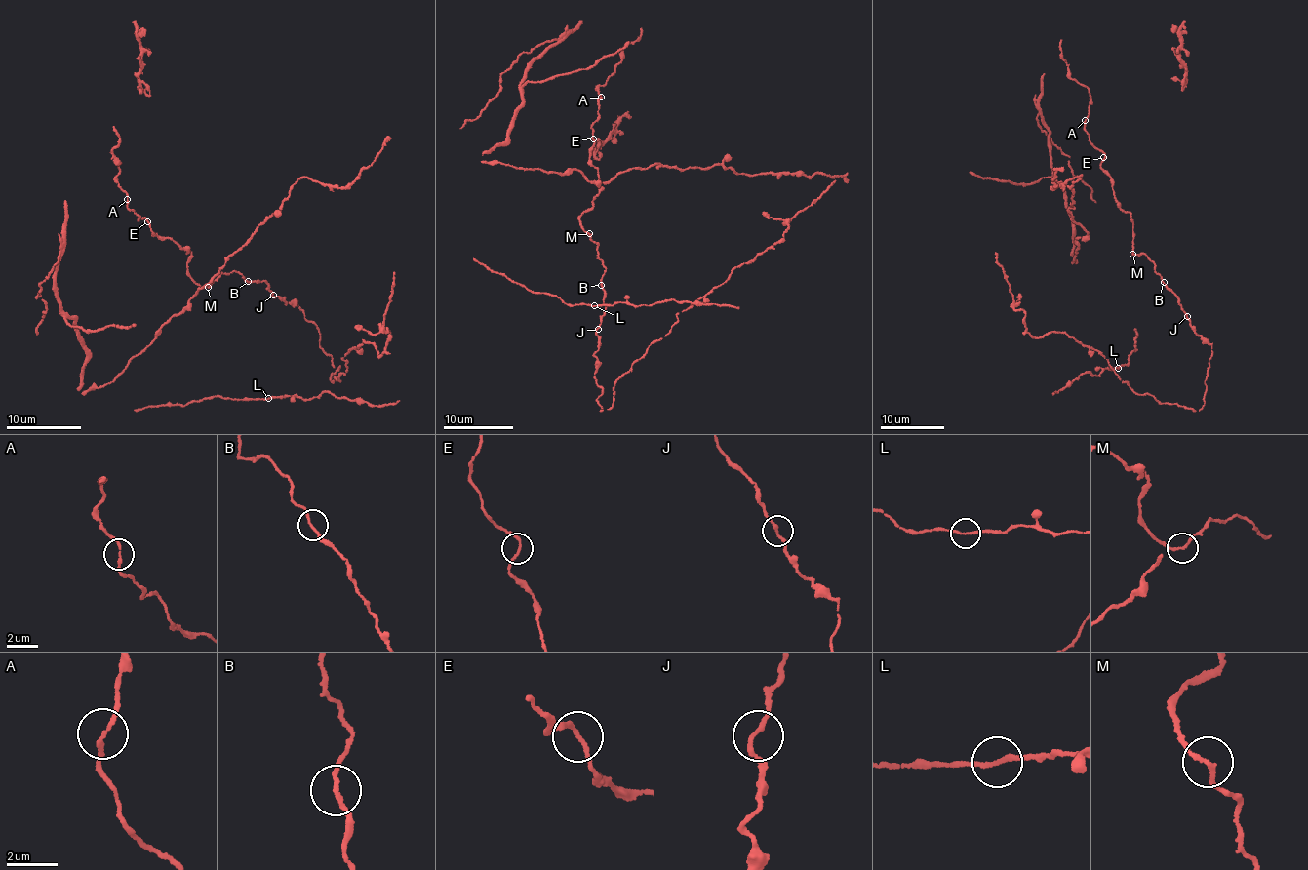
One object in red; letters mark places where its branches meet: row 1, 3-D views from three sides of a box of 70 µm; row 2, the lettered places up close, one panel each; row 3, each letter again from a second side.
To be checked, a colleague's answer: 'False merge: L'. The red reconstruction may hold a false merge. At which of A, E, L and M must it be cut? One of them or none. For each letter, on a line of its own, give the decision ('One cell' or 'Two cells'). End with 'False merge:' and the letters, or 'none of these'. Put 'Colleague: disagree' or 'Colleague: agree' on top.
Colleague: disagree
A: One cell
E: One cell
L: One cell
M: One cell
False merge: none of these

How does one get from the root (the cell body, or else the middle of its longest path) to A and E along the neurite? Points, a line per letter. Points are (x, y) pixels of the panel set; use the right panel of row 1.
A: (1136, 255), (1132, 253), (1133, 219), (1116, 201), (1110, 177), (1100, 166), (1104, 155), (1090, 140), (1086, 119)
E: (1136, 255), (1132, 253), (1133, 219), (1116, 201), (1110, 177), (1100, 166), (1103, 157)

